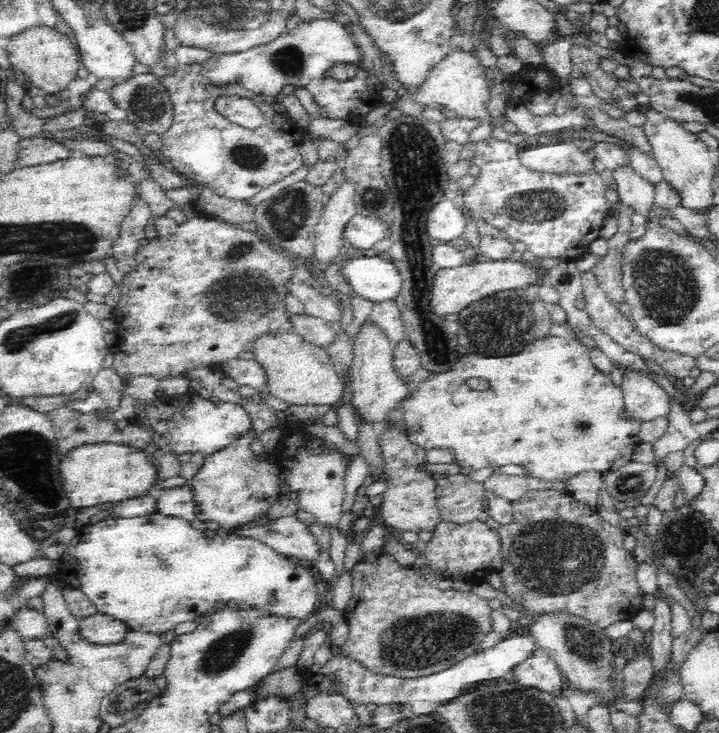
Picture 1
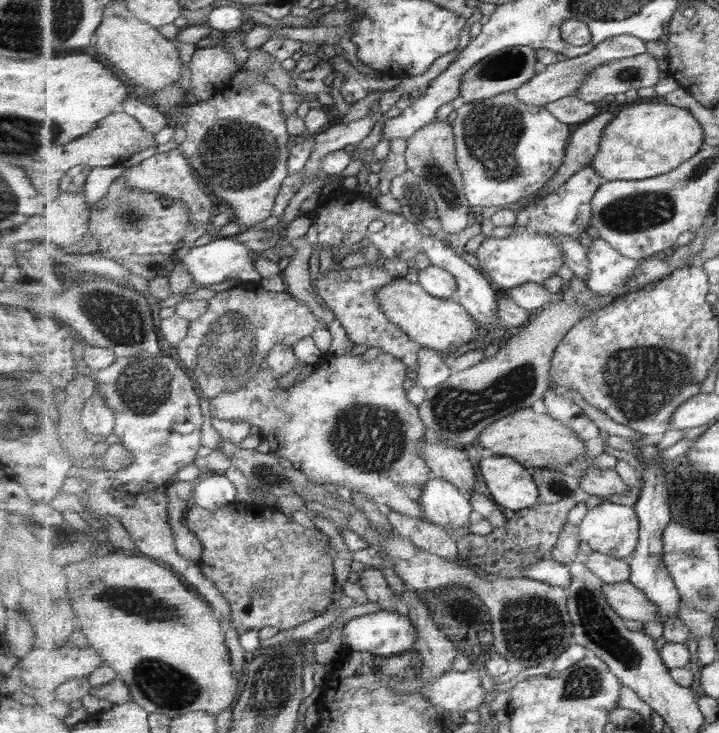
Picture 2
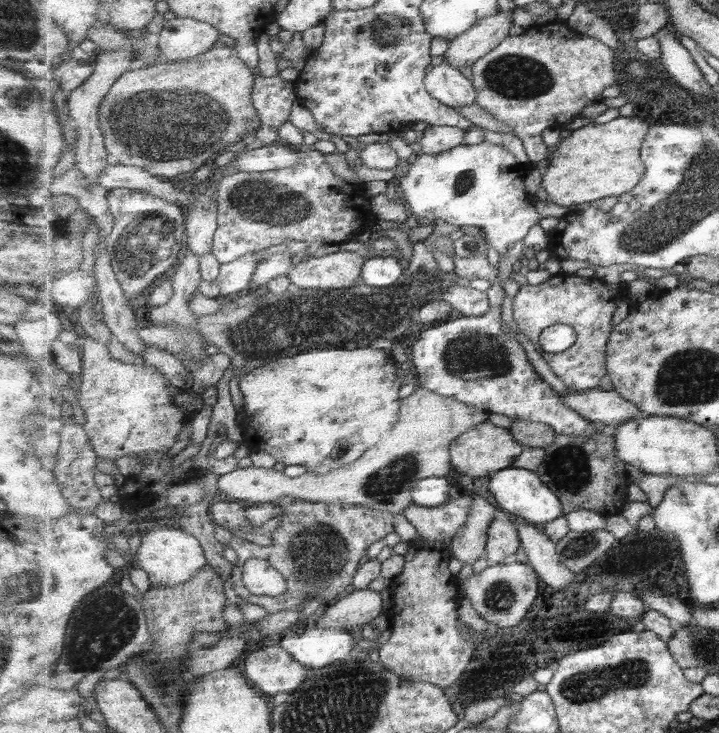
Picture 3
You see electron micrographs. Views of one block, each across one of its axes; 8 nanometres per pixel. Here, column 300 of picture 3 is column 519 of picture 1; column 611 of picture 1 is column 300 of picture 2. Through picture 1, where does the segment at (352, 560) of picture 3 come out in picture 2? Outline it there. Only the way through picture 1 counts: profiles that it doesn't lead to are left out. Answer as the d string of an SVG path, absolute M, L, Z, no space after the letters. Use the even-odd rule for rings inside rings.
M239 501L226 504L214 512L206 510L206 508L202 506L193 505L187 512L185 525L187 525L187 527L195 533L195 536L201 539L201 543L203 543L204 550L199 560L203 569L203 574L205 574L205 577L209 577L209 579L215 582L215 585L223 592L223 596L231 603L231 623L235 623L235 627L239 629L239 634L247 630L263 630L263 628L267 628L267 626L278 628L279 631L291 630L291 628L295 628L295 626L301 626L301 624L305 624L305 622L309 622L309 620L321 616L321 614L327 611L327 608L333 604L333 600L335 600L335 582L337 582L337 578L335 574L334 558L329 556L329 548L327 548L331 540L323 531L319 531L319 528L317 530L305 528L305 526L301 526L299 522L295 522L293 518L289 518L287 514L279 512L275 506L271 509L259 504L254 504L249 507Z

